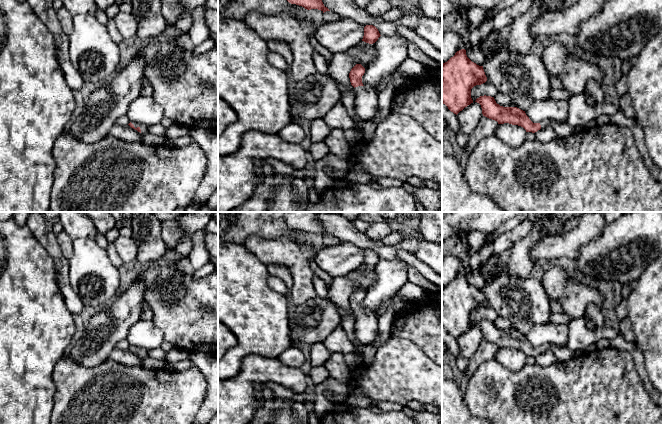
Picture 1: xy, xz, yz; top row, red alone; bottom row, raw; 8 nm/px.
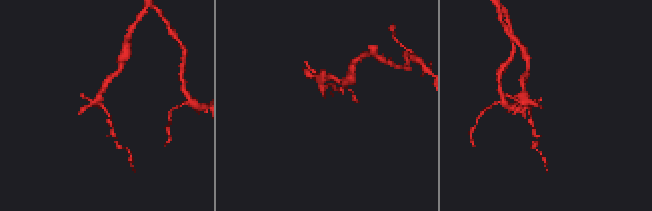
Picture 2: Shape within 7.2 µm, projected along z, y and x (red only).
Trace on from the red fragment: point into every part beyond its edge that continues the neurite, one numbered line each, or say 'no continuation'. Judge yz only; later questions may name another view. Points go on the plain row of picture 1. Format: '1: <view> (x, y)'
1: yz (562, 353)

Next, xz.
1: xz (366, 327)

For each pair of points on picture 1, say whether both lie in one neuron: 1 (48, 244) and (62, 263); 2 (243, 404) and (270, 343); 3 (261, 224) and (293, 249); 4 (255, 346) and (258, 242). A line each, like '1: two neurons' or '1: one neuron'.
1: one neuron
2: two neurons
3: two neurons
4: two neurons

